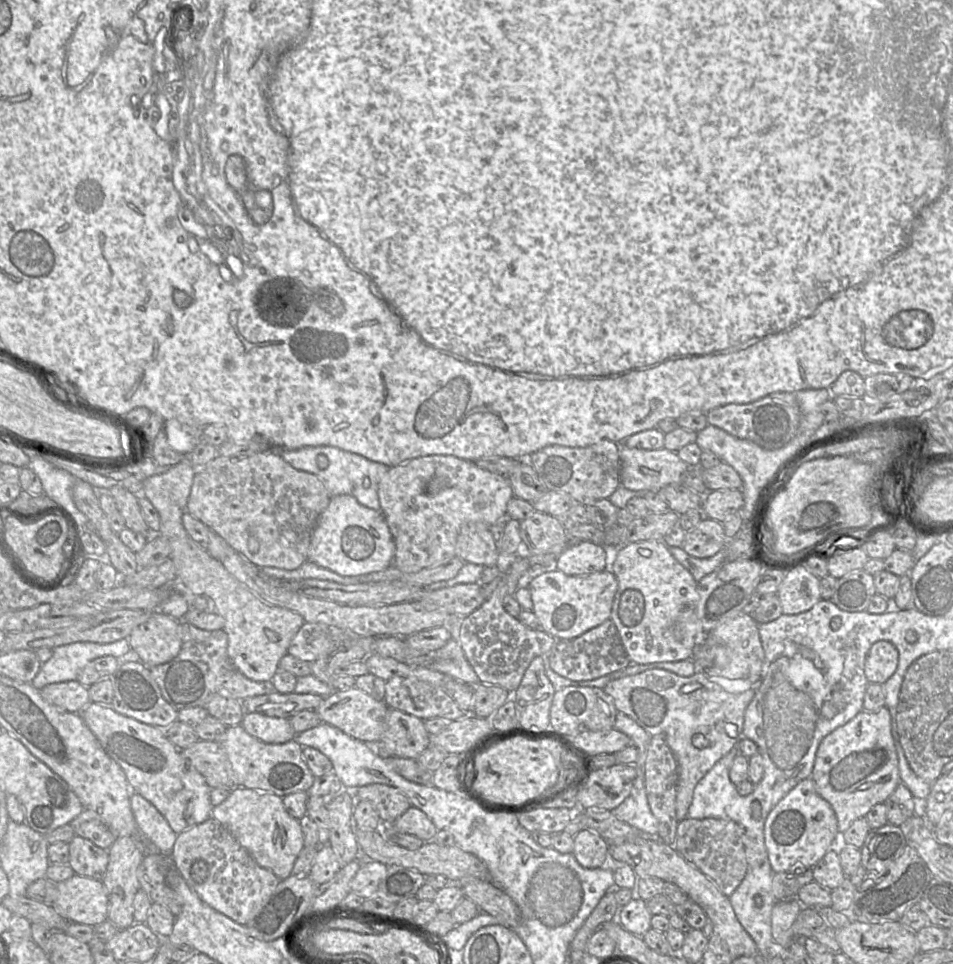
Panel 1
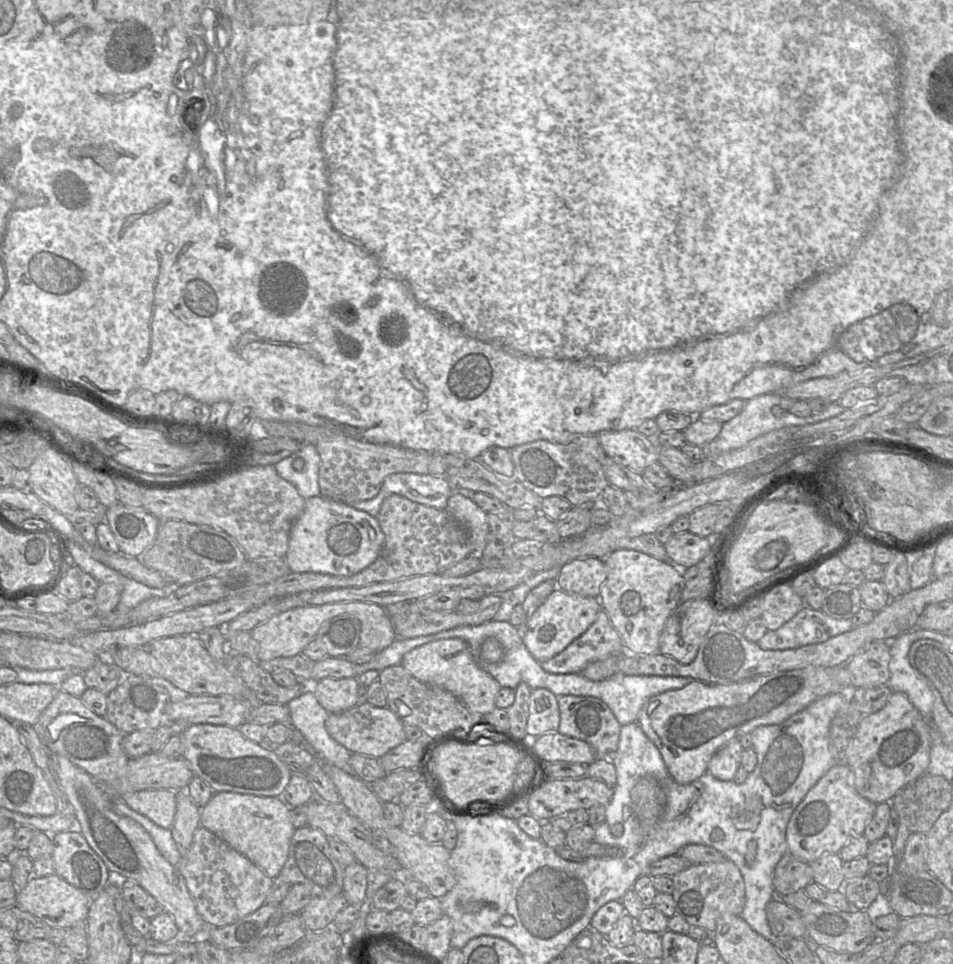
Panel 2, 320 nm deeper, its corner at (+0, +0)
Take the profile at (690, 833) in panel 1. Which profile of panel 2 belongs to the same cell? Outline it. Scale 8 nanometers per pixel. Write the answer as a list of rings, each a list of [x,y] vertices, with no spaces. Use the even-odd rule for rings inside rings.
[[[725,858],[720,862],[690,864],[686,869],[672,876],[675,901],[675,915],[684,918],[690,925],[699,926],[714,932],[718,919],[724,914],[741,915],[745,906],[745,883],[737,865]]]

